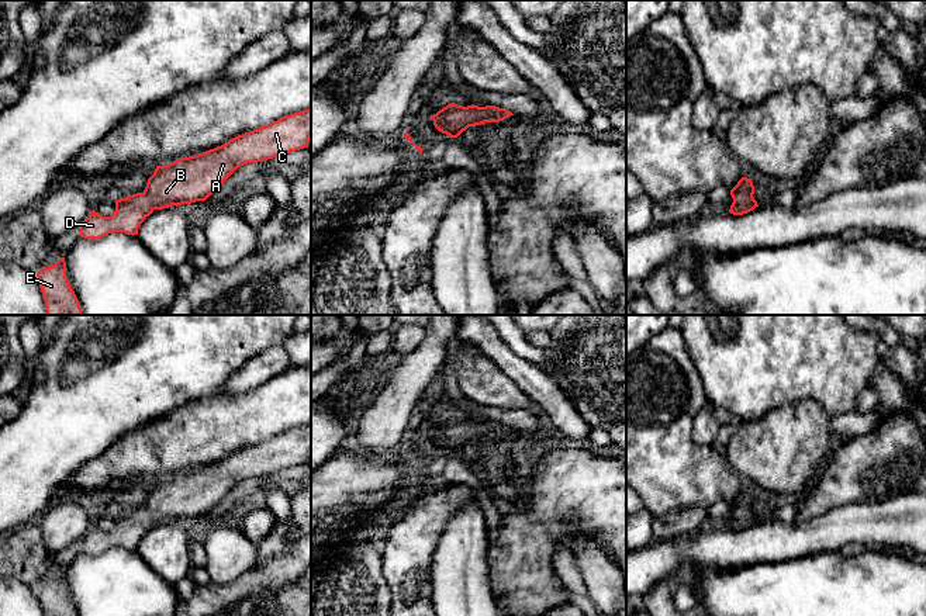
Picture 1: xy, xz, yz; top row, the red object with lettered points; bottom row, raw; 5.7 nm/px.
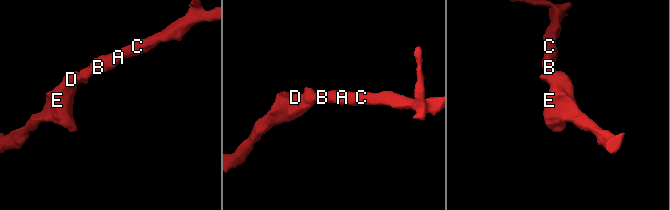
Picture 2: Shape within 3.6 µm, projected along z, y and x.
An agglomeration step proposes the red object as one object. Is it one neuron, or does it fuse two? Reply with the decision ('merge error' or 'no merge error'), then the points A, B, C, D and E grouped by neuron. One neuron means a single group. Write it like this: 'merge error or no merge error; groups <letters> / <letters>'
no merge error; groups A B C D E

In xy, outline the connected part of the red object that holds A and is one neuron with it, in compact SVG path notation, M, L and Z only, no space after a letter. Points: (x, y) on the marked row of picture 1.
M311 108L284 115L203 153L156 166L145 190L117 200L110 217L93 210L79 226L80 236L94 240L113 232L138 235L138 228L155 210L205 201L238 167L308 148L310 142Z

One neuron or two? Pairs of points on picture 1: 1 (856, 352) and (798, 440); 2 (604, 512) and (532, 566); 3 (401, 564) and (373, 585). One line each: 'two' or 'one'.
1: two
2: one
3: two

